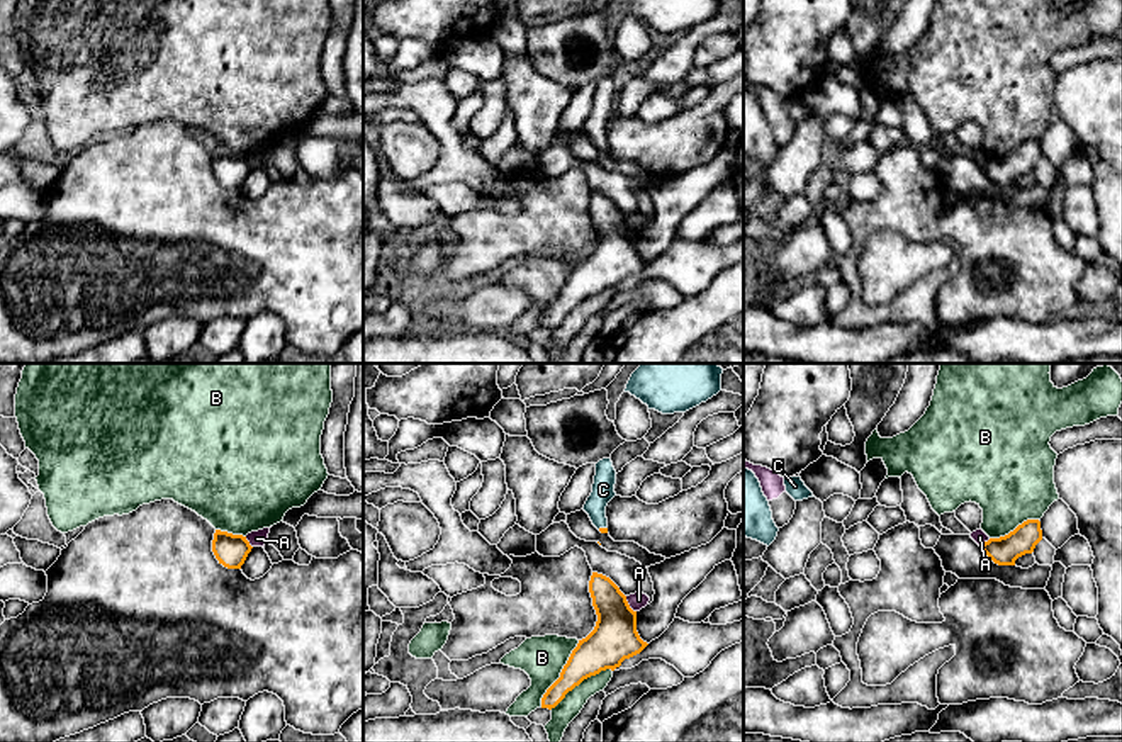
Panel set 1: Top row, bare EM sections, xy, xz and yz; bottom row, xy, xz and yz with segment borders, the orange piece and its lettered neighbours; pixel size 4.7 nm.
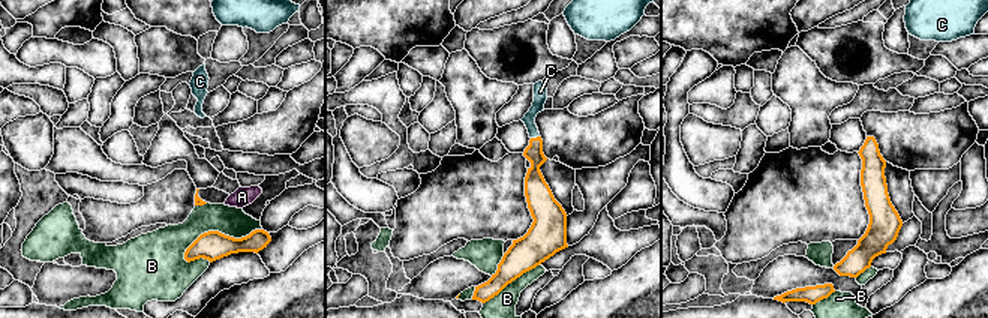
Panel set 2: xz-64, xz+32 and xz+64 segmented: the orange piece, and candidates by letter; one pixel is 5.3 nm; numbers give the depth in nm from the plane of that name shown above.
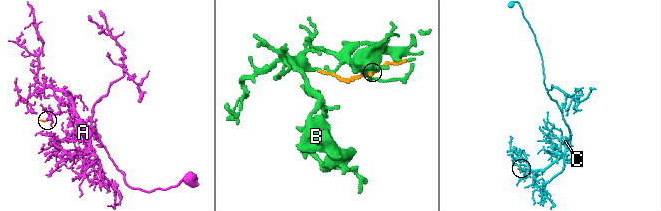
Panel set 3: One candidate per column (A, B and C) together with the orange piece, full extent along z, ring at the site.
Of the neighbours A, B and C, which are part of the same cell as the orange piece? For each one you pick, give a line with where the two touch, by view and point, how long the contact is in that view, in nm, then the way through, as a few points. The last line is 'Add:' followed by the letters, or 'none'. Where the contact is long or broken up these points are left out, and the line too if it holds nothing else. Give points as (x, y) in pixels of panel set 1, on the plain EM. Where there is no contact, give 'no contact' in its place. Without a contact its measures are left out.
C: contact xz (601, 148); length 50 nm; way xz (603, 150), (601, 148), (600, 116), (603, 109)
Add: C

